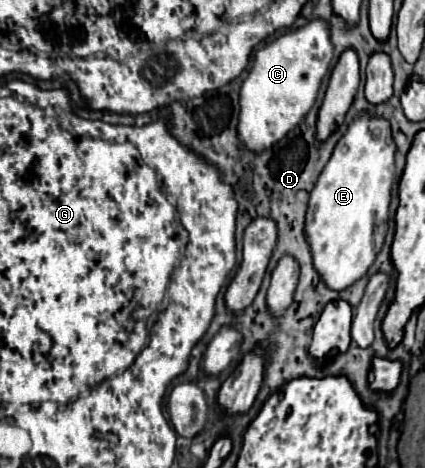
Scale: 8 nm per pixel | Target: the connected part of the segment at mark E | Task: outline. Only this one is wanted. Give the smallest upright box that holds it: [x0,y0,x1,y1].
[305,115,395,291]

